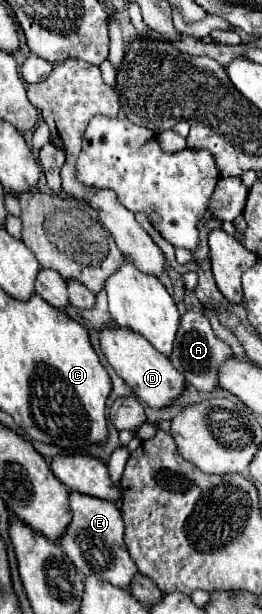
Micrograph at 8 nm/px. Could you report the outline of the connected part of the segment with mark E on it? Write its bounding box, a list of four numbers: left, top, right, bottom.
[60,493,138,589]

